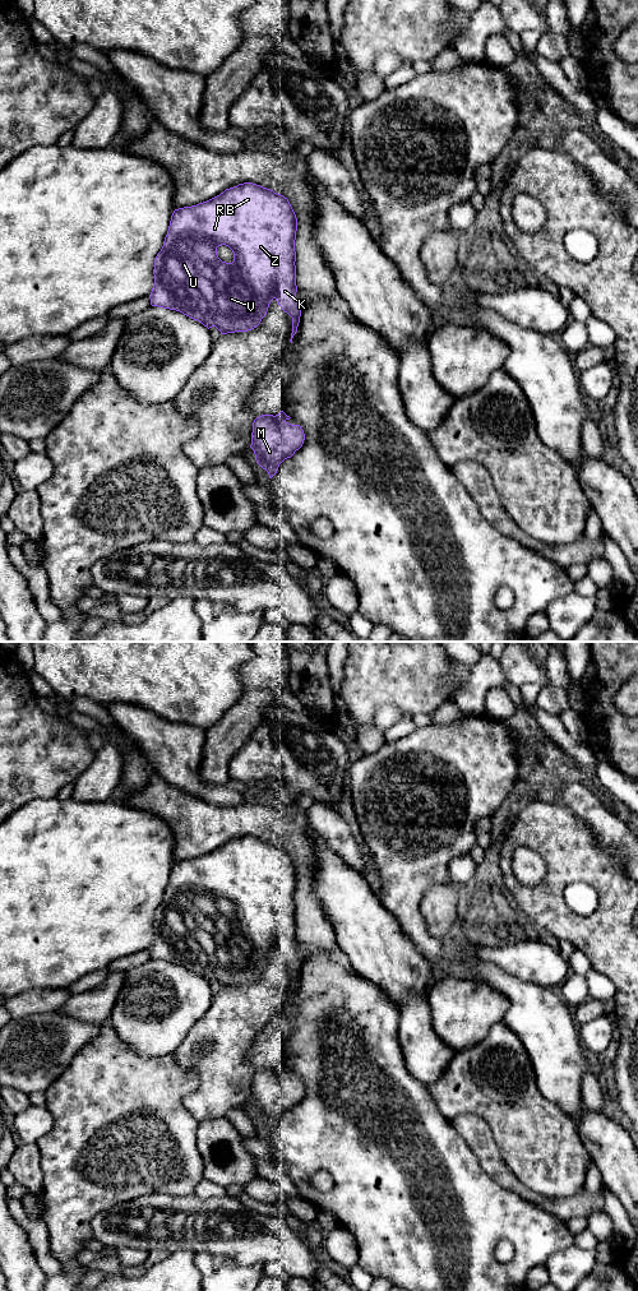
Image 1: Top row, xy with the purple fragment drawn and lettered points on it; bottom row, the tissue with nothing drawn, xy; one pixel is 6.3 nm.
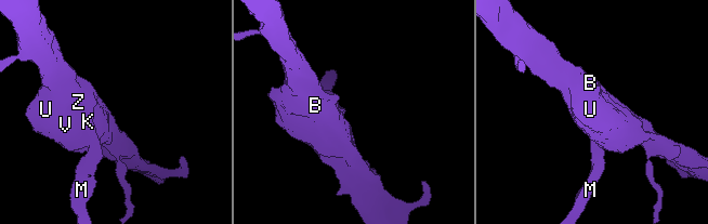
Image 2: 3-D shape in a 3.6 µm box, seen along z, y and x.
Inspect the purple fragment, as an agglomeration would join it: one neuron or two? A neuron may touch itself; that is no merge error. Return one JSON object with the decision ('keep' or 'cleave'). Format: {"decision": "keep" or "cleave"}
{"decision": "keep"}

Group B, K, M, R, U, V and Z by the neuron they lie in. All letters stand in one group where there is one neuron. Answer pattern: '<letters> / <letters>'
B K M R U V Z

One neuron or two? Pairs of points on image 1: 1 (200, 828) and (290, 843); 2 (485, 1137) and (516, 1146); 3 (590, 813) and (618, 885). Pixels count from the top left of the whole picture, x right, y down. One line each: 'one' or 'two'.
1: one
2: two
3: two

